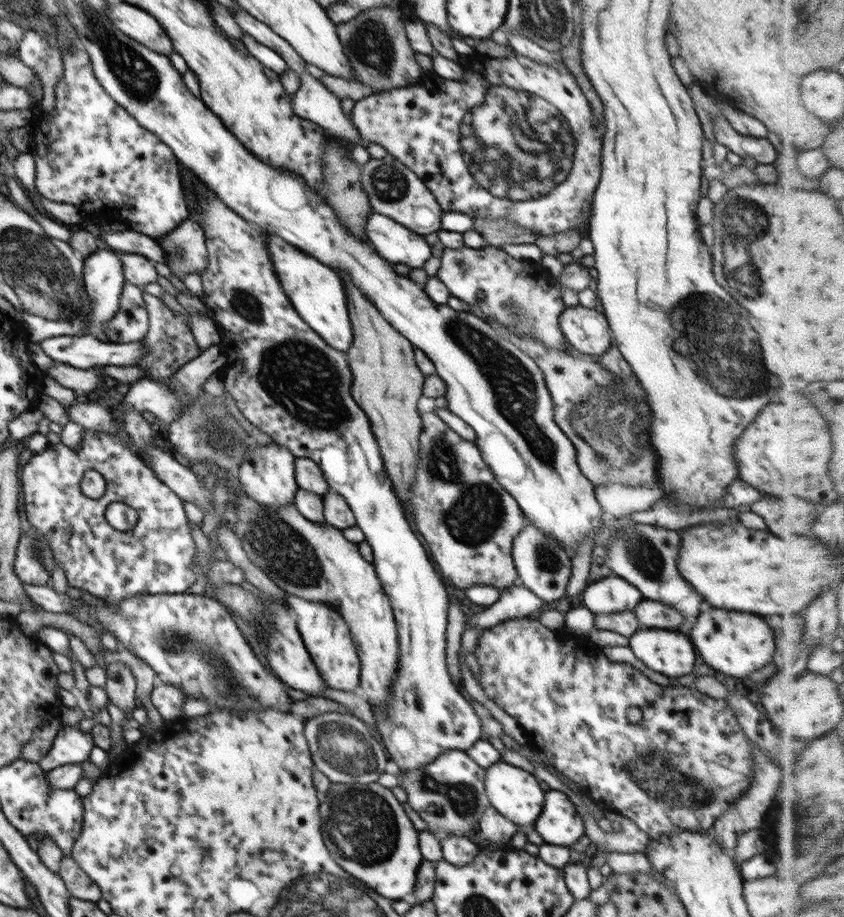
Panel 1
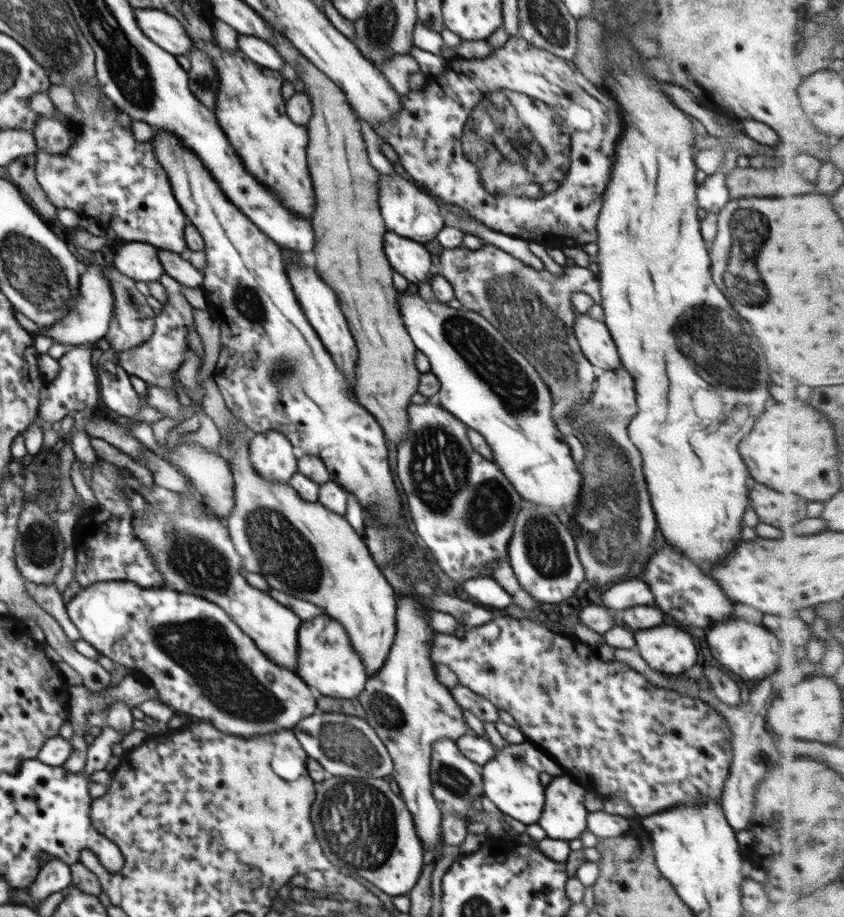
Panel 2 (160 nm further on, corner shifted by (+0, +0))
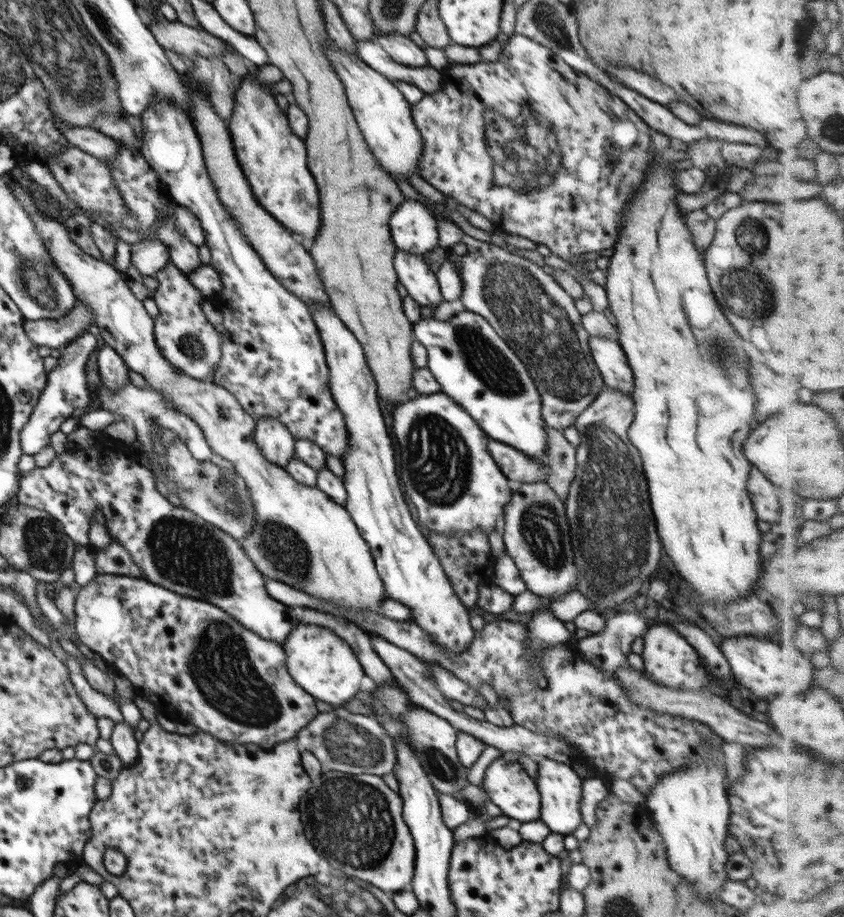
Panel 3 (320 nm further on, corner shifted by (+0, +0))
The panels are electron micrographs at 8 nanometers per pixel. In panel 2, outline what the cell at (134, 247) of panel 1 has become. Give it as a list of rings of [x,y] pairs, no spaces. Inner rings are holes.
[[[156,248],[156,256],[160,259],[167,275],[190,288],[203,286],[204,273],[192,266],[186,256],[180,256],[174,252]]]

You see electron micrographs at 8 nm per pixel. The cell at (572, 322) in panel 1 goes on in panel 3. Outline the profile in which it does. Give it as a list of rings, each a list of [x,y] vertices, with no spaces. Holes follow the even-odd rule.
[[[590,336],[589,347],[603,376],[603,384],[619,392],[632,393],[635,387],[634,375],[618,341],[603,336]]]

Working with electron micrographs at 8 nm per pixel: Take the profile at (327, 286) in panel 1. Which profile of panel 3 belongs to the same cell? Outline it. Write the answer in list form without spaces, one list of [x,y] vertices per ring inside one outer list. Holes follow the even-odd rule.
[[[314,305],[310,309],[325,350],[331,395],[338,408],[343,412],[349,434],[348,452],[342,460],[345,470],[343,481],[347,490],[347,502],[344,508],[351,514],[362,538],[366,540],[372,551],[375,567],[382,579],[387,598],[407,606],[412,611],[410,621],[423,628],[440,647],[446,649],[448,653],[460,653],[470,647],[475,635],[475,631],[470,625],[470,610],[457,597],[437,556],[433,553],[431,544],[418,529],[408,509],[408,504],[404,501],[403,493],[400,491],[400,481],[396,475],[394,448],[380,409],[378,385],[367,365],[362,345],[350,332],[350,329],[340,321],[331,307],[316,307]]]

